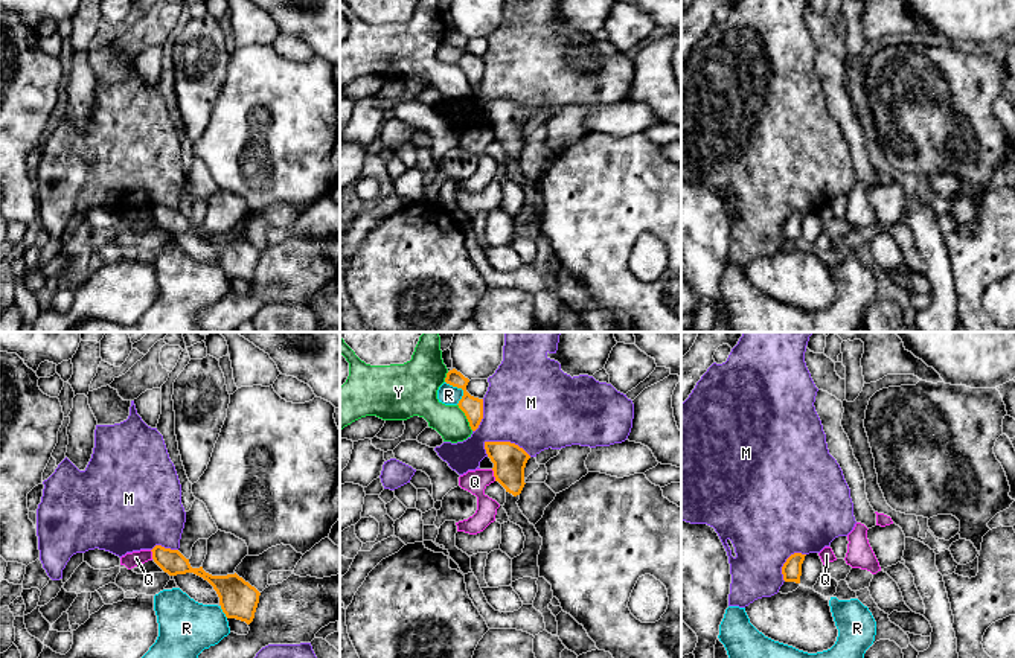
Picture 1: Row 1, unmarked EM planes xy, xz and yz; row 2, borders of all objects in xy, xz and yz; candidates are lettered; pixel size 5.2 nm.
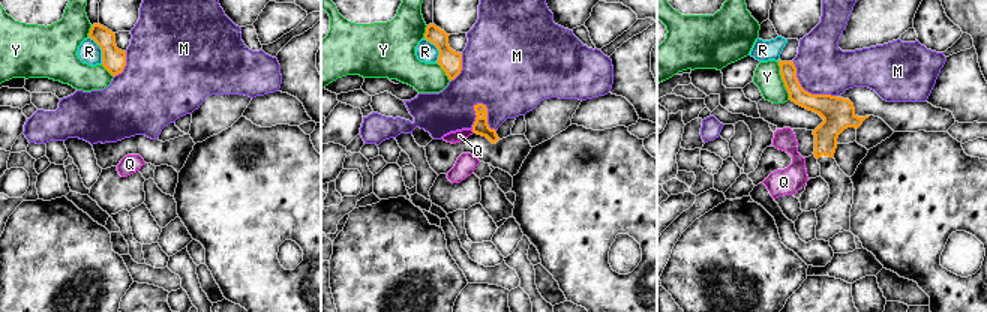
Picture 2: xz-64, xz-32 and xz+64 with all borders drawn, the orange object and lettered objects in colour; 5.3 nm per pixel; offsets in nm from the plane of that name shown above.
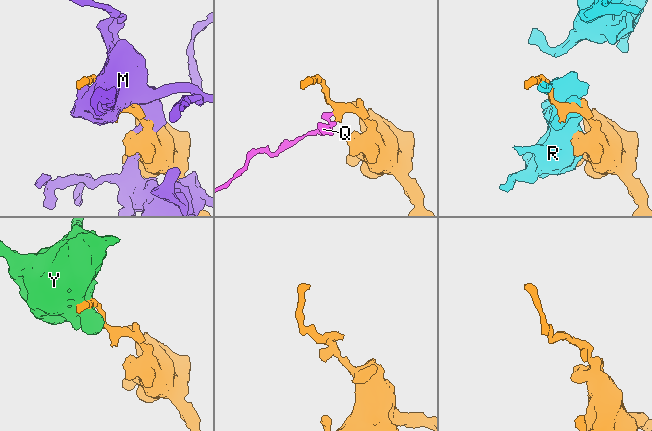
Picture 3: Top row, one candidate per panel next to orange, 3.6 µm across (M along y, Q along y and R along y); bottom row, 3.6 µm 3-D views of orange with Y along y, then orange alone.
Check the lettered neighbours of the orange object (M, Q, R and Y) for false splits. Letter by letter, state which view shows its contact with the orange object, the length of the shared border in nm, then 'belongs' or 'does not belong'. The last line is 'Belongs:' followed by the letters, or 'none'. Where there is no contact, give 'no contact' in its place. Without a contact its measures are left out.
M: meets orange in xz; contact 260 nm long; does not belong
Q: meets orange in xz; contact 70 nm long; does not belong
R: meets orange in xz; contact 140 nm long; does not belong
Y: meets orange in xz; contact 170 nm long; does not belong
Belongs: none

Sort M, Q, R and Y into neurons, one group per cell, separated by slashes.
M / Q / R / Y

